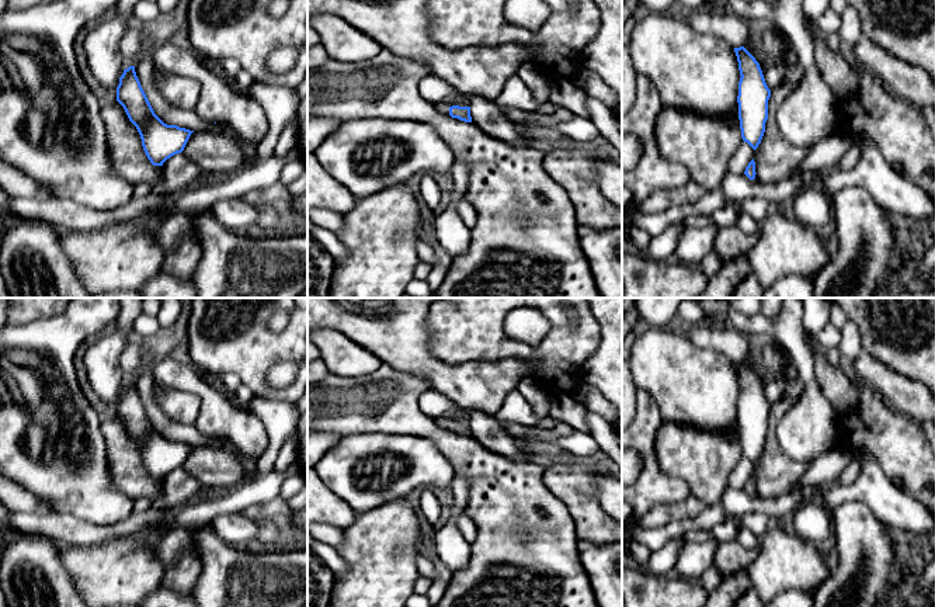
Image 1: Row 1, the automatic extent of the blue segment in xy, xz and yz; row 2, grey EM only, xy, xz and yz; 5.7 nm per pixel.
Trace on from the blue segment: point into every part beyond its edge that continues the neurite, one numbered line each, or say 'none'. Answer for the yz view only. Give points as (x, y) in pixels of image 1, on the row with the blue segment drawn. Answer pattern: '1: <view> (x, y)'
none

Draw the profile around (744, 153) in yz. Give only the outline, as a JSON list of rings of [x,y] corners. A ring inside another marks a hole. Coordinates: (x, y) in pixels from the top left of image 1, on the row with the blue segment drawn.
[[[744,141],[731,156],[729,162],[729,171],[743,174],[748,163],[754,159],[754,149]]]

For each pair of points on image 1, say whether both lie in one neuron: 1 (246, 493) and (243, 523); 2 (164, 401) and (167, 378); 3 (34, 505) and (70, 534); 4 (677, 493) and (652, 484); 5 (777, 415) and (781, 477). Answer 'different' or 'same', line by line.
1: different
2: different
3: different
4: same
5: same

